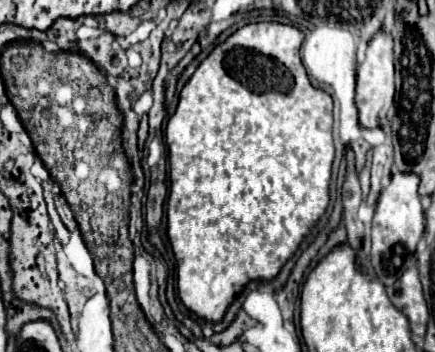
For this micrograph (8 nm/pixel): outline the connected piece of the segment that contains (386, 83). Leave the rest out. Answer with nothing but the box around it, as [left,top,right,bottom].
[356,29,394,129]

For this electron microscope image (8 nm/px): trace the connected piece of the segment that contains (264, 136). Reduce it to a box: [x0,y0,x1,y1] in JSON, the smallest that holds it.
[166,23,334,321]

